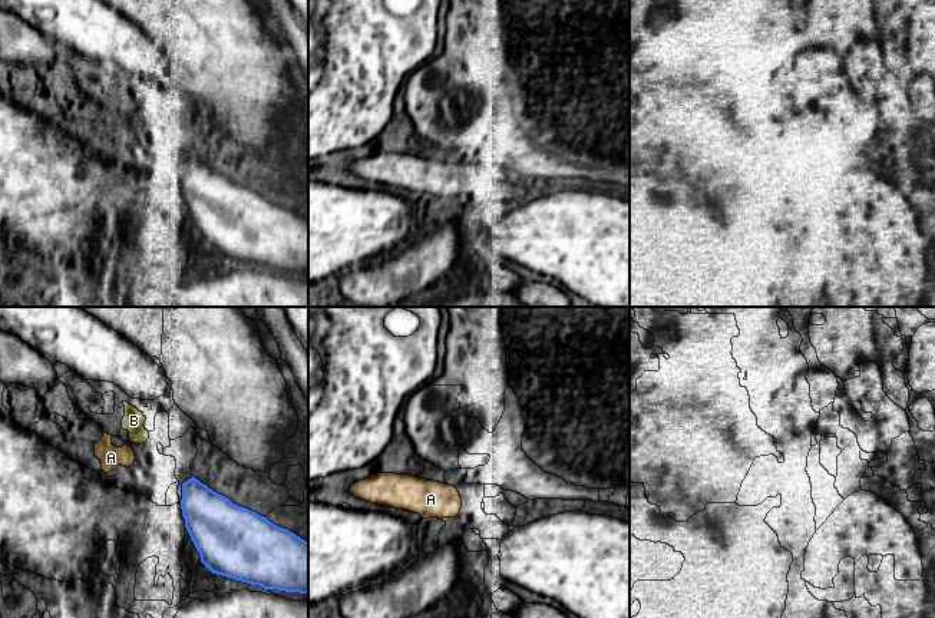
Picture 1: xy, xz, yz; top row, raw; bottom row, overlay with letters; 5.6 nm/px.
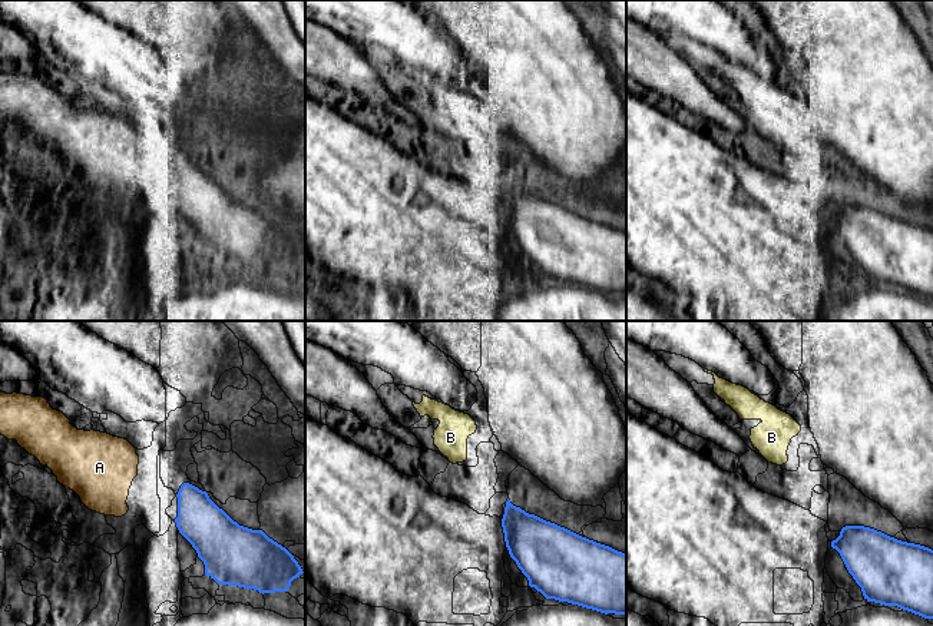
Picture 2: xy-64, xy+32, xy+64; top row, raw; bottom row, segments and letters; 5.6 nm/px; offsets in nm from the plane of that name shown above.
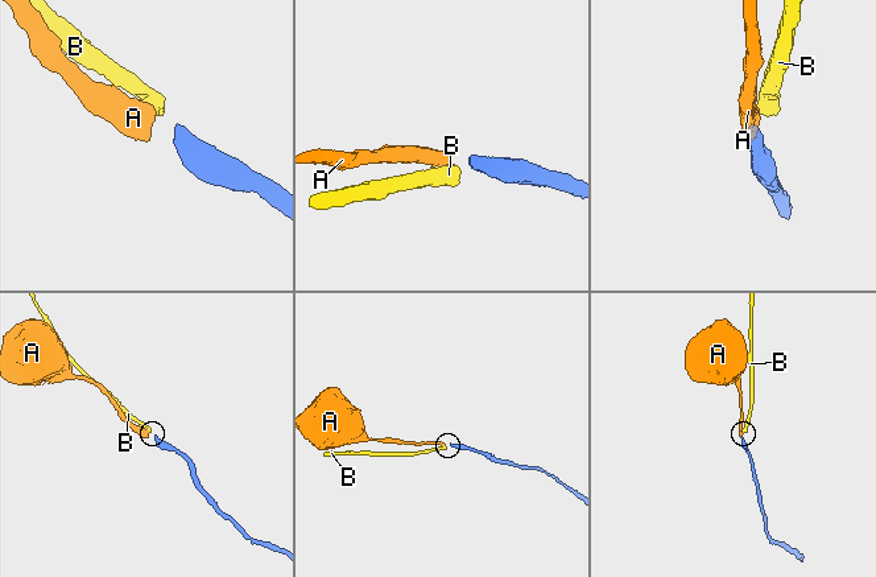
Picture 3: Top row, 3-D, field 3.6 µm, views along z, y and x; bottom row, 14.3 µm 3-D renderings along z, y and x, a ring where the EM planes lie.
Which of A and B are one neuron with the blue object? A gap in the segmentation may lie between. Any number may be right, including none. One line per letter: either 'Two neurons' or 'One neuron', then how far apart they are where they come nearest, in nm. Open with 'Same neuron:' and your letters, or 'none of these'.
Same neuron: A
A: One neuron. Distance 300 nm
B: Two neurons. Distance 320 nm

